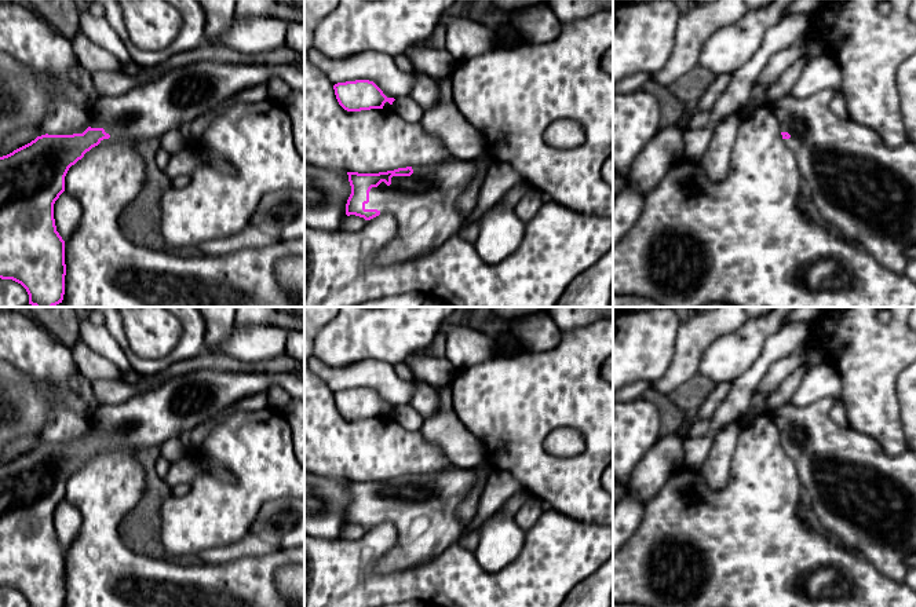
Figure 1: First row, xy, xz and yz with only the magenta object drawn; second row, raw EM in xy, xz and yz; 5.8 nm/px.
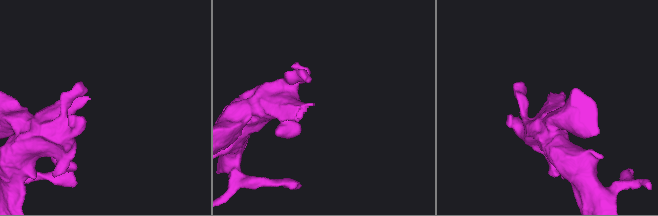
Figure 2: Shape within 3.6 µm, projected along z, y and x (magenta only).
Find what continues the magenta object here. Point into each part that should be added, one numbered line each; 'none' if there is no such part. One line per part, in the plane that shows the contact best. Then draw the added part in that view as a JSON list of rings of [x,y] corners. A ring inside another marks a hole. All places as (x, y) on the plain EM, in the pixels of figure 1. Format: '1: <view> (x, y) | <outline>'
1: xz (424, 512) | [[[455,467],[438,472],[413,473],[410,484],[393,484],[391,493],[382,490],[369,500],[365,518],[377,518],[380,523],[390,522],[398,530],[397,545],[376,563],[376,573],[393,574],[431,562],[467,531],[457,516],[457,509],[479,478],[475,468],[460,469]]]

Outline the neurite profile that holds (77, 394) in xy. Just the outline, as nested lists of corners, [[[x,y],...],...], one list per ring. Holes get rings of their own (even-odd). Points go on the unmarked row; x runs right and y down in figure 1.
[[[76,372],[63,388],[61,405],[79,414],[91,417],[98,407],[91,381],[88,381],[80,372]]]

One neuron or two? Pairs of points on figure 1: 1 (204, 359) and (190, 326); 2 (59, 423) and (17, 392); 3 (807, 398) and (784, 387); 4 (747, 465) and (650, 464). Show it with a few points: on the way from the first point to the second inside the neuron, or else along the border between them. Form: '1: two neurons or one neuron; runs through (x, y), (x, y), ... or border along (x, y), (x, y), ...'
1: two neurons; border along (204, 350), (194, 357), (175, 361), (171, 365)
2: two neurons; border along (35, 383), (46, 397), (47, 420), (25, 438)
3: two neurons; border along (812, 364), (789, 402)
4: two neurons; border along (682, 464), (670, 475), (661, 489)

